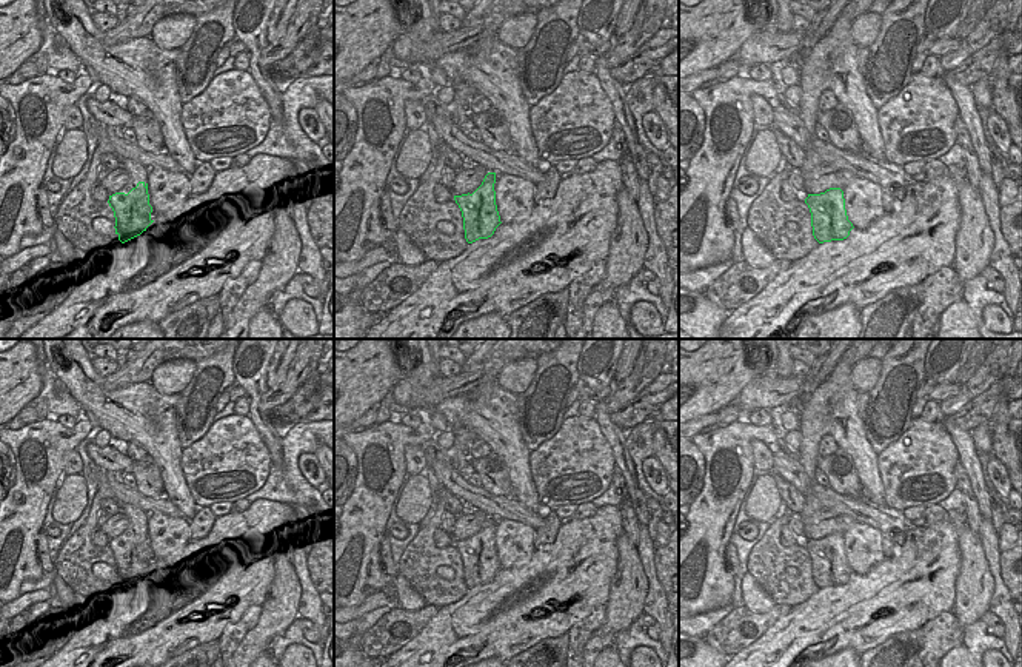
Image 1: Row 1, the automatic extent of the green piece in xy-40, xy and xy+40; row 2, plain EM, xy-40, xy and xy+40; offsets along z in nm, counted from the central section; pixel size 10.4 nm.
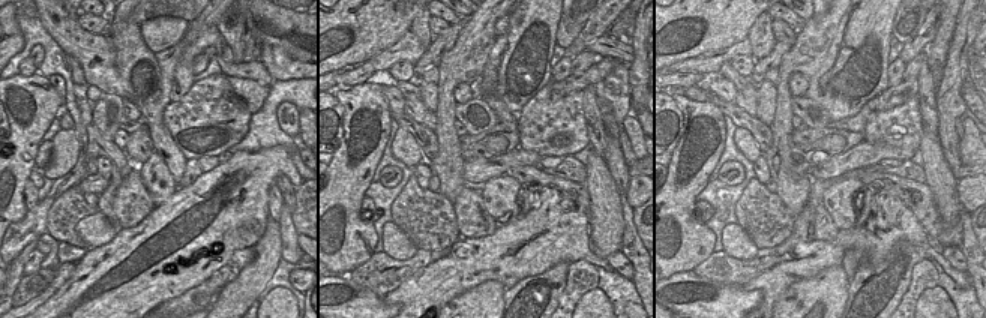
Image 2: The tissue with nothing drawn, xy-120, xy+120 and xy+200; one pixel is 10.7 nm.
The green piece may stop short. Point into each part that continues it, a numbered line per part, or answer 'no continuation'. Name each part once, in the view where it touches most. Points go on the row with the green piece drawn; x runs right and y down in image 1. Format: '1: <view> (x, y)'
1: xy (420, 214).

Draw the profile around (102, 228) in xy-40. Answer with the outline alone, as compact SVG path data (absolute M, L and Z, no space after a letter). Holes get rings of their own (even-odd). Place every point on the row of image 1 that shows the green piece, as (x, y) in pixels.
M95 219L91 223L91 228L92 228L97 239L119 240L119 234L115 233L115 228L112 228L111 223L106 222L105 219Z

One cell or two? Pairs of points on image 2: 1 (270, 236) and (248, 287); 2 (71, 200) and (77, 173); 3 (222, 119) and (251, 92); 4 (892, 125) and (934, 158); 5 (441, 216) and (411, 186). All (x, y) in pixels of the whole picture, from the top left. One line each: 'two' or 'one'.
1: one
2: two
3: two
4: two
5: one

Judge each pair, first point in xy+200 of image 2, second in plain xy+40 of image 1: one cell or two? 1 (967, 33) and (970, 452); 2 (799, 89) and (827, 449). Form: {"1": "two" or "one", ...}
{"1": "two", "2": "one"}

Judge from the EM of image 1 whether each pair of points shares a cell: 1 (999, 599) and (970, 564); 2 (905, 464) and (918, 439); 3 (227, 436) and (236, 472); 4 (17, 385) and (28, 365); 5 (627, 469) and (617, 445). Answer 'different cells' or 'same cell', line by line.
1: different cells
2: same cell
3: same cell
4: same cell
5: same cell

